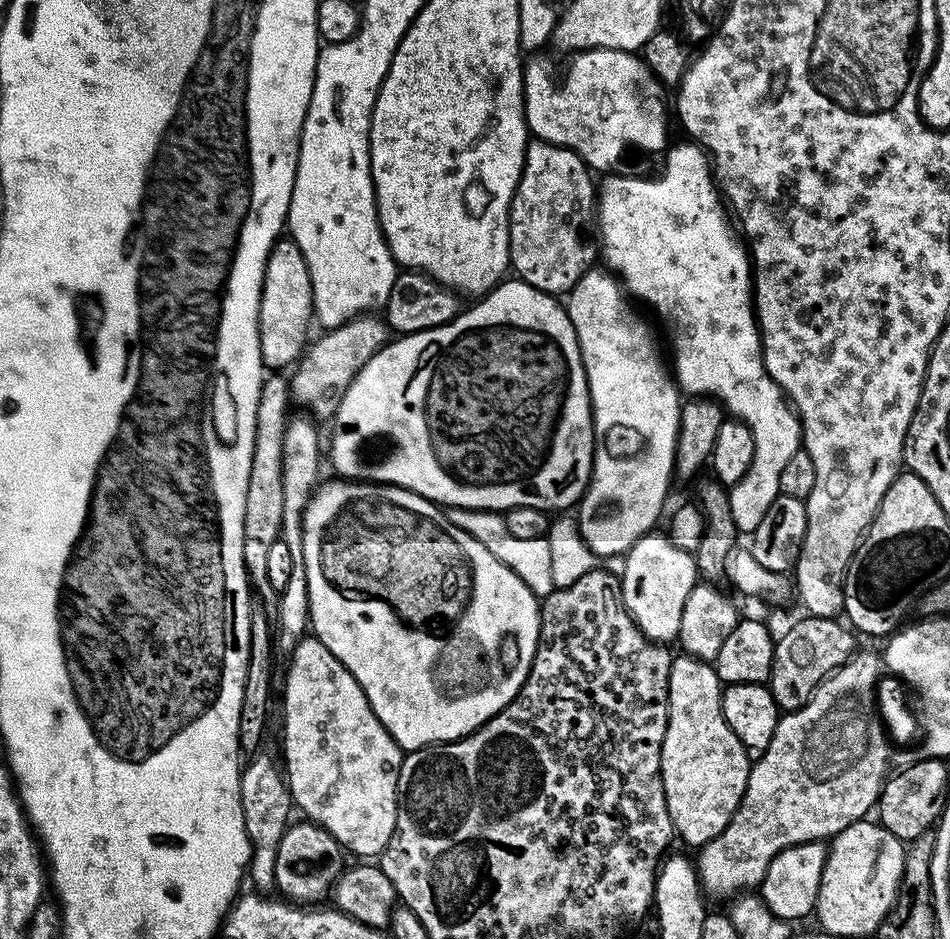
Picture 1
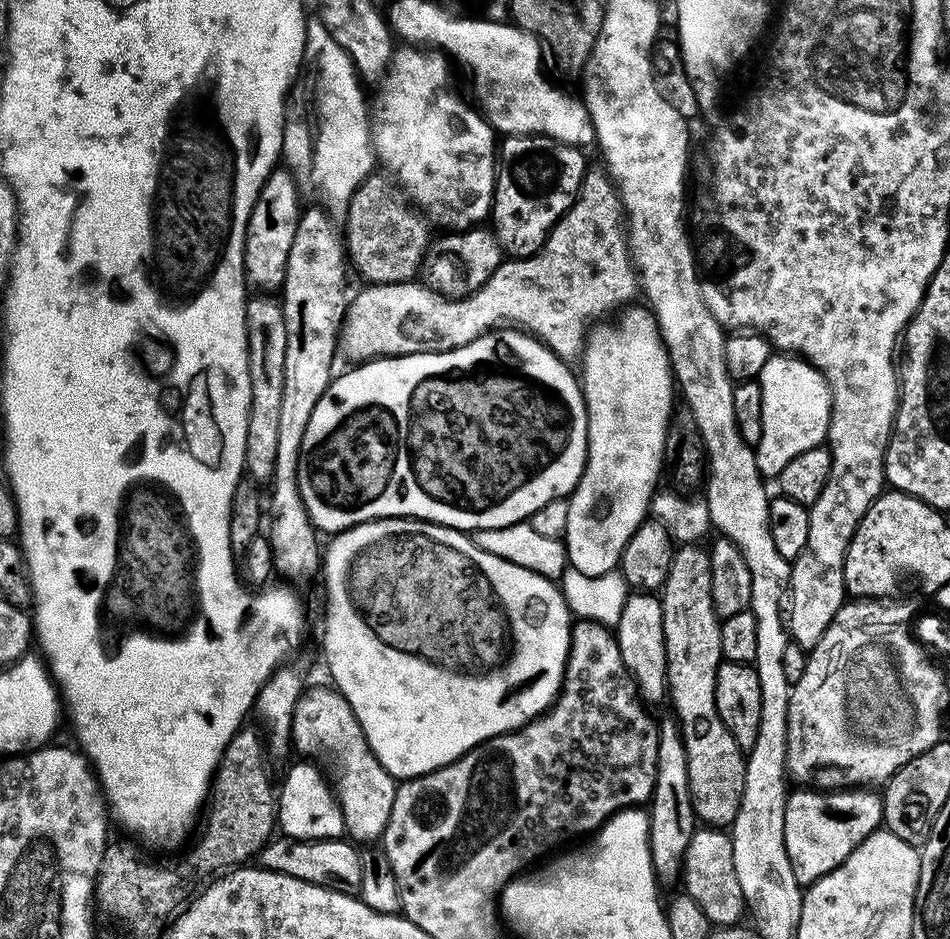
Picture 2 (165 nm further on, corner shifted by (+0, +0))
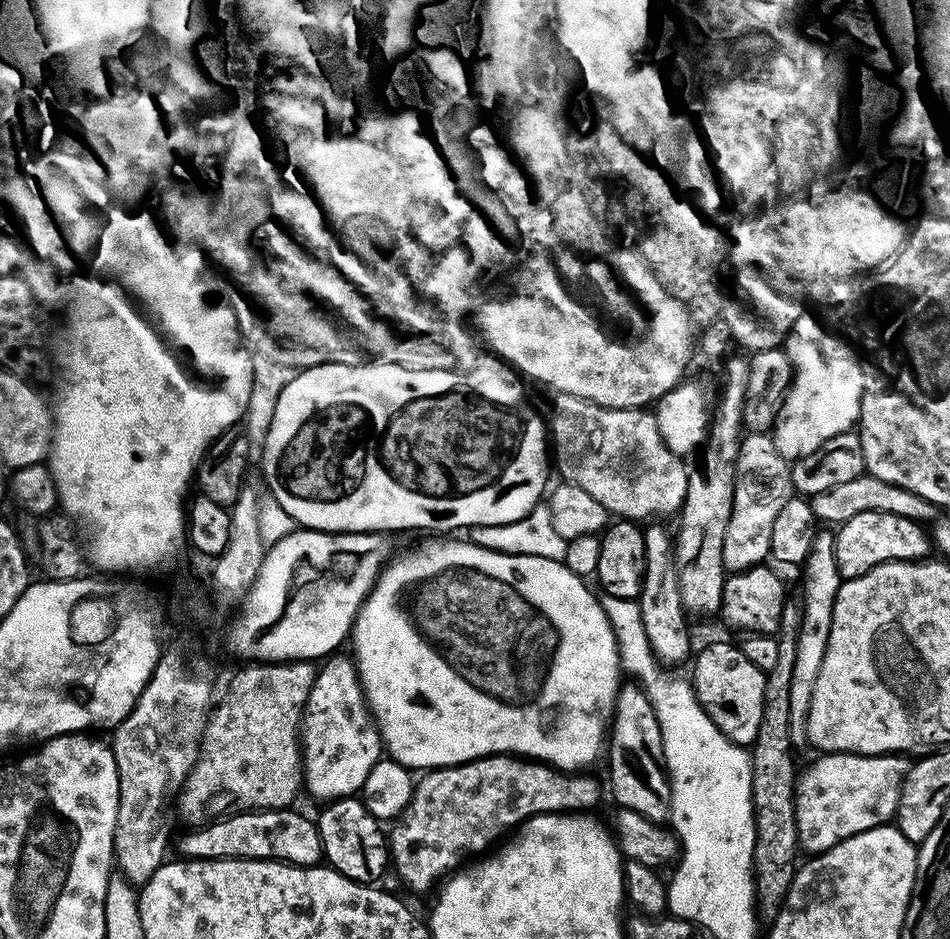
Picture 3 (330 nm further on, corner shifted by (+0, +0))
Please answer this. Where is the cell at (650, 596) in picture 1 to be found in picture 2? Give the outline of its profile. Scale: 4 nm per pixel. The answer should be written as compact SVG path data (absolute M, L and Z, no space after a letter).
M632 594L622 606L622 614L614 625L614 635L622 662L636 680L637 689L645 701L663 697L668 682L668 651L664 649L662 606L659 595Z

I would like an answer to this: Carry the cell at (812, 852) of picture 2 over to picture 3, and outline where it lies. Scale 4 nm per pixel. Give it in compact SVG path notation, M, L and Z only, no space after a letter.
M829 752L817 757L794 781L796 839L803 851L805 848L808 854L826 852L854 834L889 823L895 817L900 784L910 767L903 755L859 756L853 752Z

